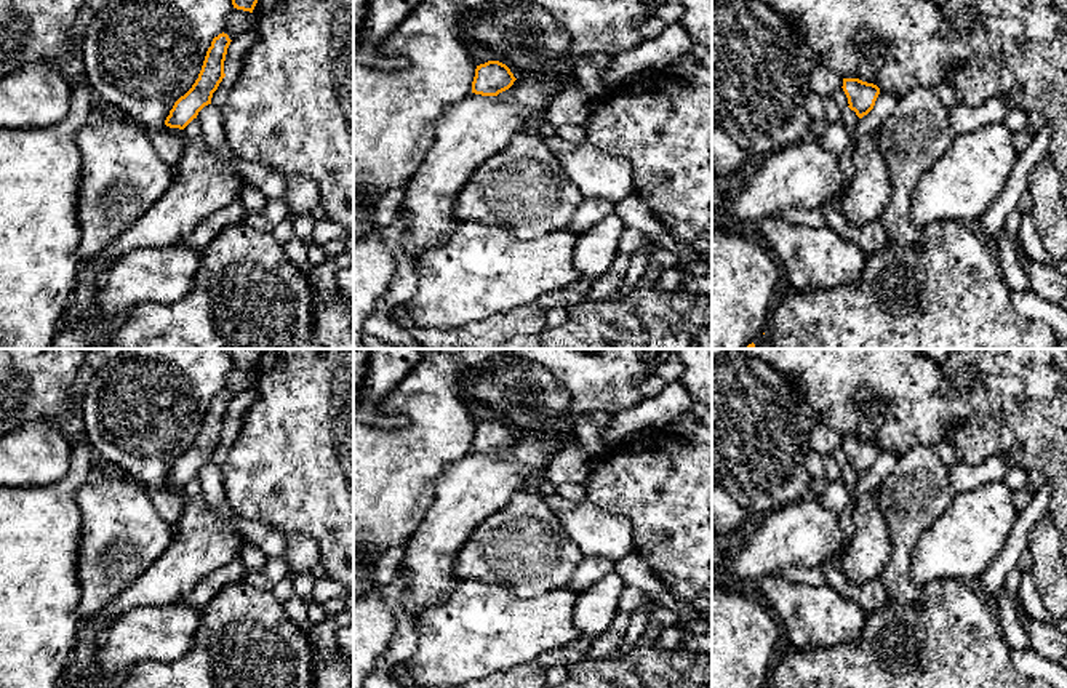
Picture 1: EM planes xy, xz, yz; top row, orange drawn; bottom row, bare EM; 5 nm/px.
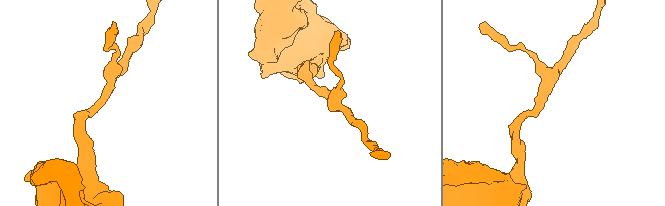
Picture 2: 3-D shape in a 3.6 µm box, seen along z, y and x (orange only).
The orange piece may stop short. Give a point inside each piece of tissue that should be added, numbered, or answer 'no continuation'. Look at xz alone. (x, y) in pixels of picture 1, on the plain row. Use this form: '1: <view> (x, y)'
no continuation

